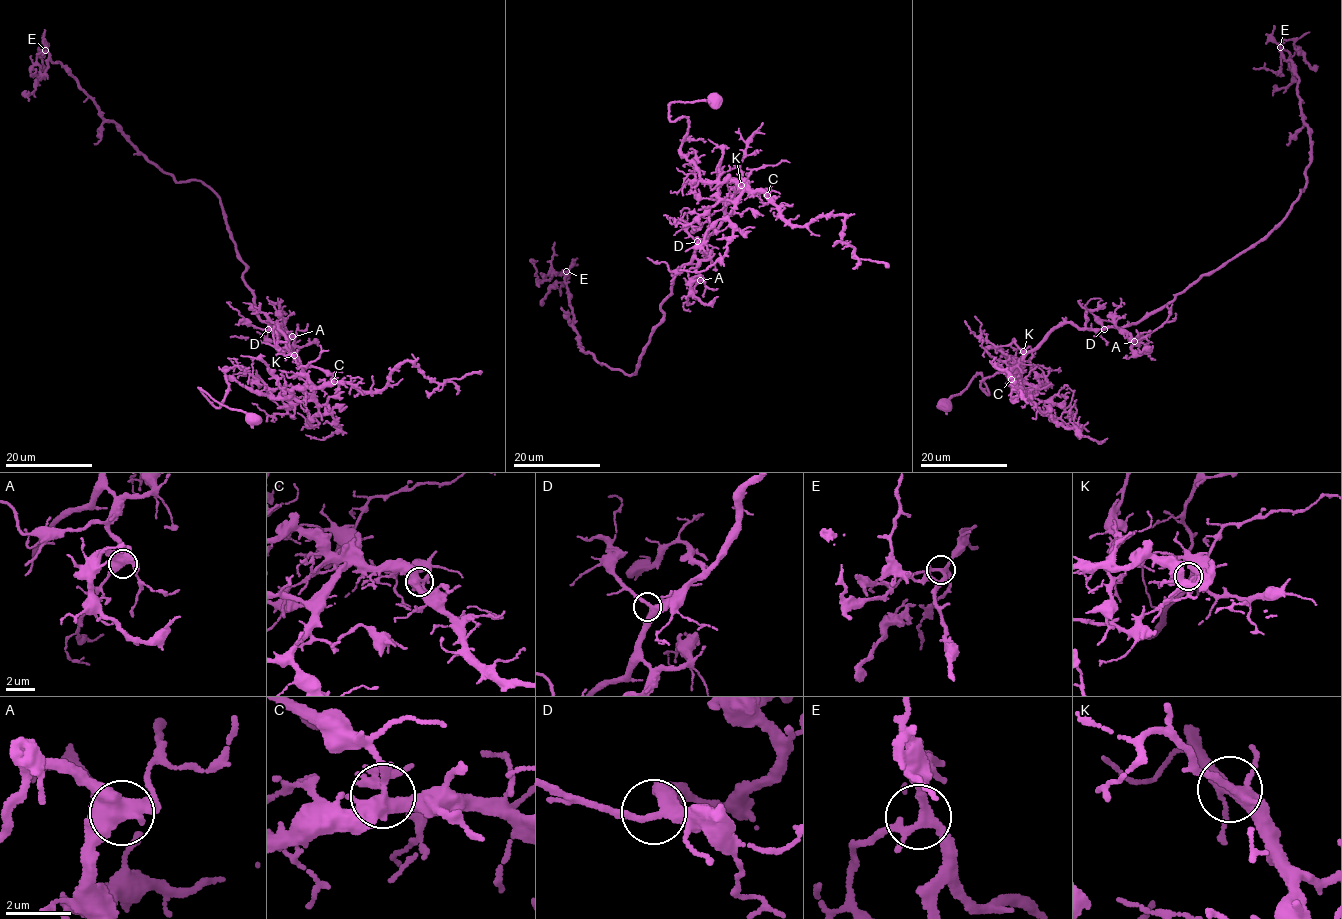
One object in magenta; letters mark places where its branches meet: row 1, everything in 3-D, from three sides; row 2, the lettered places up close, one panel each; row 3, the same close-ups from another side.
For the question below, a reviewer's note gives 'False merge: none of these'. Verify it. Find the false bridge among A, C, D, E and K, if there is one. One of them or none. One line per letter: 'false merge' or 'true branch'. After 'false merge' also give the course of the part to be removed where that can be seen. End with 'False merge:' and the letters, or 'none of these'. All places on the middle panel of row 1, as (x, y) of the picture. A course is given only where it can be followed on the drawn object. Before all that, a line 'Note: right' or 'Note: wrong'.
Note: wrong
A: true branch
C: false merge | (767, 195), (730, 179), (703, 182), (686, 160), (681, 143), (688, 119), (670, 121), (670, 104), (718, 98)
D: true branch
E: true branch
K: true branch
False merge: C

